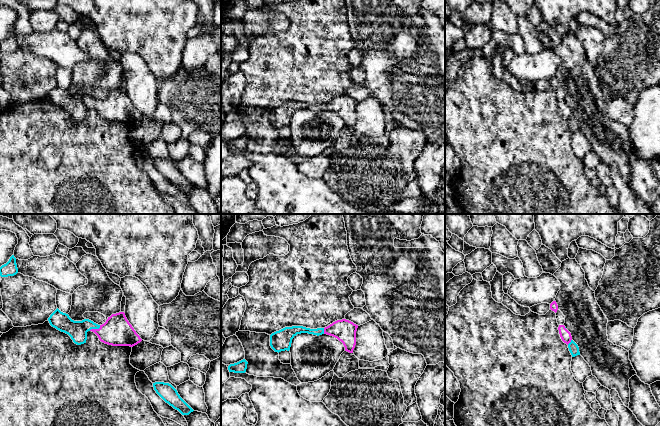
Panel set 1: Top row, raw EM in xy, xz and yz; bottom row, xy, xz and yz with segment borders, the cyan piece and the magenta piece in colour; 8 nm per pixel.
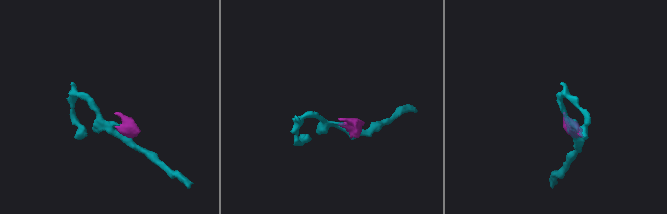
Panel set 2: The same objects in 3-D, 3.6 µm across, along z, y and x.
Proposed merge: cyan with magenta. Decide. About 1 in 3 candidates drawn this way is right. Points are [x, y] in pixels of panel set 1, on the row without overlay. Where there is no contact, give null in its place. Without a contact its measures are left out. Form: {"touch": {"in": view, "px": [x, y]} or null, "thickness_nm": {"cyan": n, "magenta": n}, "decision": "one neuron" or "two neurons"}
{"touch": {"in": "xy", "px": [95, 104]}, "thickness_nm": {"cyan": 160, "magenta": 240}, "decision": "one neuron"}

